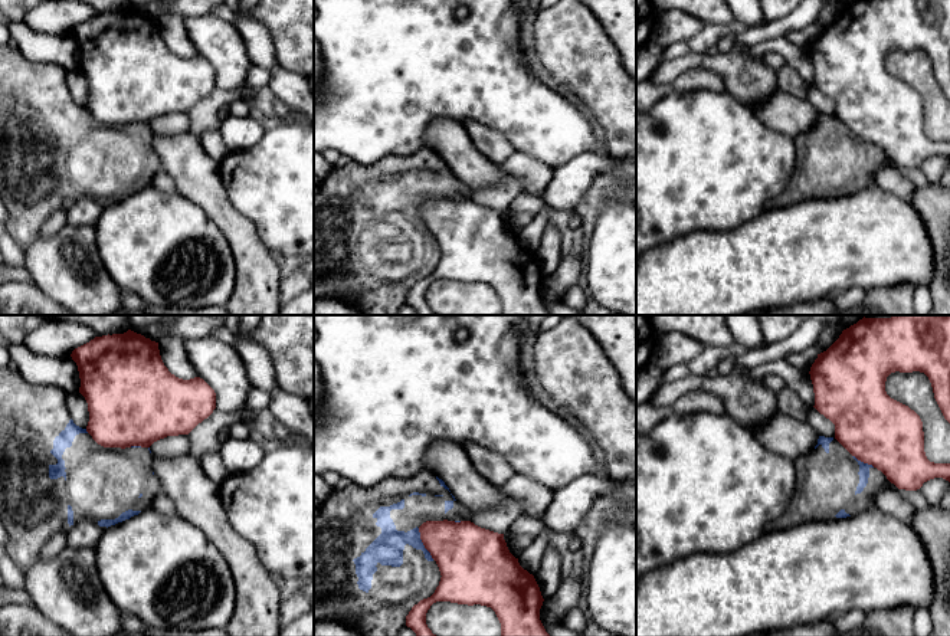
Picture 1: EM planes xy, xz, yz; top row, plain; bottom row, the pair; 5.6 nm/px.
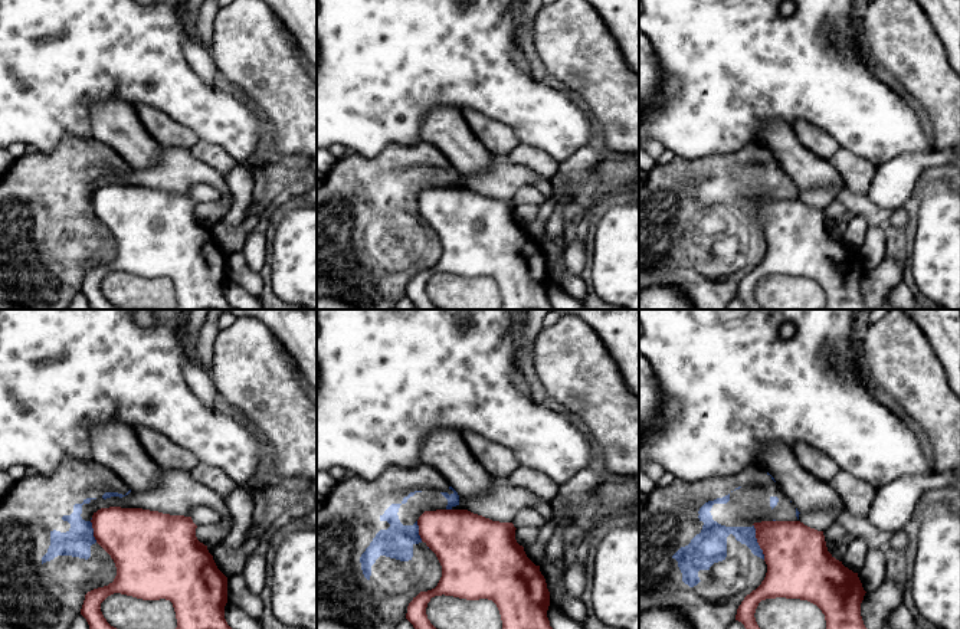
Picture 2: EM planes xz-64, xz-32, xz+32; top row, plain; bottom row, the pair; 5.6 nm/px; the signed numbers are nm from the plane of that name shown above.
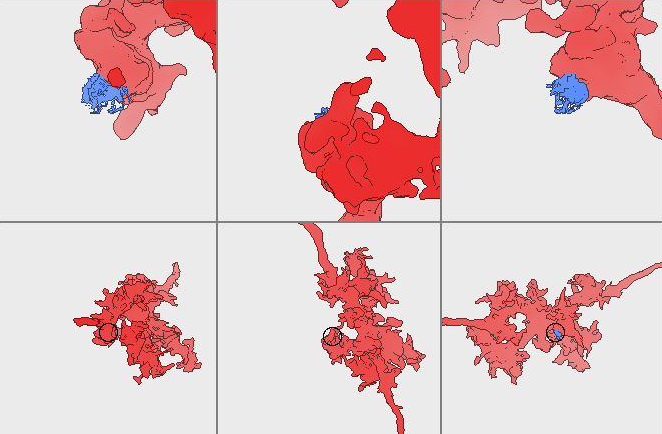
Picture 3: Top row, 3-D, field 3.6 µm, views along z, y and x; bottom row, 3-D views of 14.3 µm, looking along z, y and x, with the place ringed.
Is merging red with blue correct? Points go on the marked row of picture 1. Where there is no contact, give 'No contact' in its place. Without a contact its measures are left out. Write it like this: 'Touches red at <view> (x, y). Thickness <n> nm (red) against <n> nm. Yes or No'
Touches red at xz (423, 544). Thickness 340 nm (red) against 180 nm. No

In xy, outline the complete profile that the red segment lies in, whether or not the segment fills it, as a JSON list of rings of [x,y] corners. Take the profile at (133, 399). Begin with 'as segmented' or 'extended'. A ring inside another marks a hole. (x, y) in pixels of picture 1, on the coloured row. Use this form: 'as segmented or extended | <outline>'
as segmented | [[[131,330],[124,334],[95,337],[75,348],[71,357],[79,371],[79,393],[88,403],[86,432],[104,448],[150,448],[154,442],[167,436],[189,435],[216,409],[216,393],[203,378],[183,380],[171,374],[161,360],[158,342]]]

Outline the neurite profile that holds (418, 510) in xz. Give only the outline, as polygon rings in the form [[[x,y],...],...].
[[[422,471],[410,478],[386,478],[374,486],[358,486],[350,482],[341,489],[334,489],[324,501],[320,514],[314,518],[314,623],[335,620],[353,626],[363,636],[397,636],[406,626],[406,616],[415,604],[430,597],[440,581],[440,571],[430,553],[425,548],[419,527],[426,521],[469,521],[469,511],[455,499],[442,479],[429,471]]]

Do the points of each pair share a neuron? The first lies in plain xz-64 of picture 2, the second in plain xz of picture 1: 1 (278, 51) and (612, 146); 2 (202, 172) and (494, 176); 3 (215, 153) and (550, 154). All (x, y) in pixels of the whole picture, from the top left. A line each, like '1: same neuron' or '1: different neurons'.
1: same neuron
2: different neurons
3: different neurons

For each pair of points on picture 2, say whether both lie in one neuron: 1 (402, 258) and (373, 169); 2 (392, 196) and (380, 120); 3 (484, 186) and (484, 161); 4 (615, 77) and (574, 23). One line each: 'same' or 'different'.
1: same
2: different
3: different
4: same

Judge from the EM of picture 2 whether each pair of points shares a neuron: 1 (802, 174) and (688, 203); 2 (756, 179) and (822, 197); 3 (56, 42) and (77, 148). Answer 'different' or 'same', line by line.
1: different
2: different
3: different

